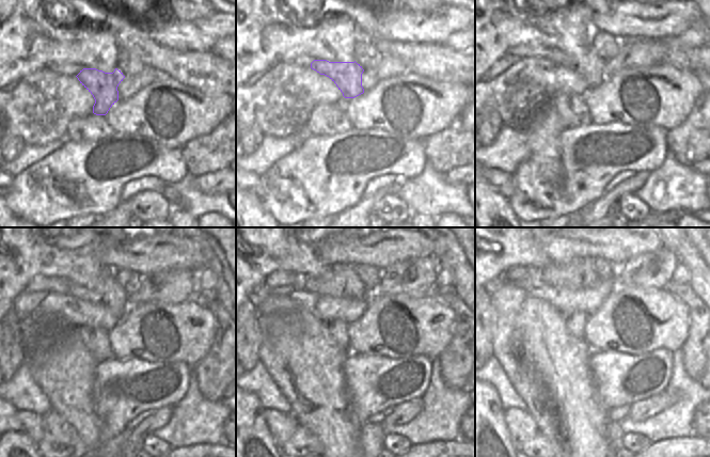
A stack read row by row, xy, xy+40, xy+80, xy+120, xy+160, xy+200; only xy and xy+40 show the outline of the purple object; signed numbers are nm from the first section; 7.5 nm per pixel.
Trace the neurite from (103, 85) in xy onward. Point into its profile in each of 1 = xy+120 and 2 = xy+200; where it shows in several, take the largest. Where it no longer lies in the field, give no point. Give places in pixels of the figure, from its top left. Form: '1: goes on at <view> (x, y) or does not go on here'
1: goes on at xy+120 (107, 292)
2: goes on at xy+200 (578, 273)

